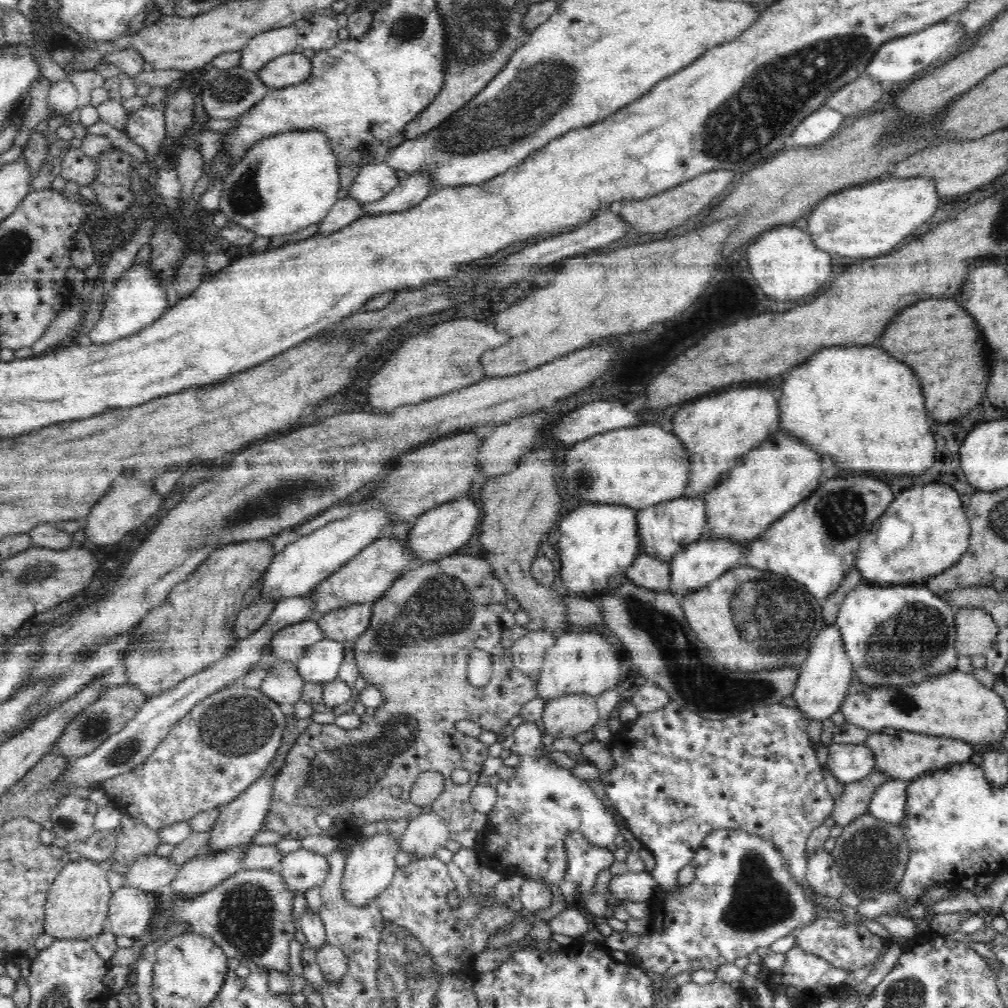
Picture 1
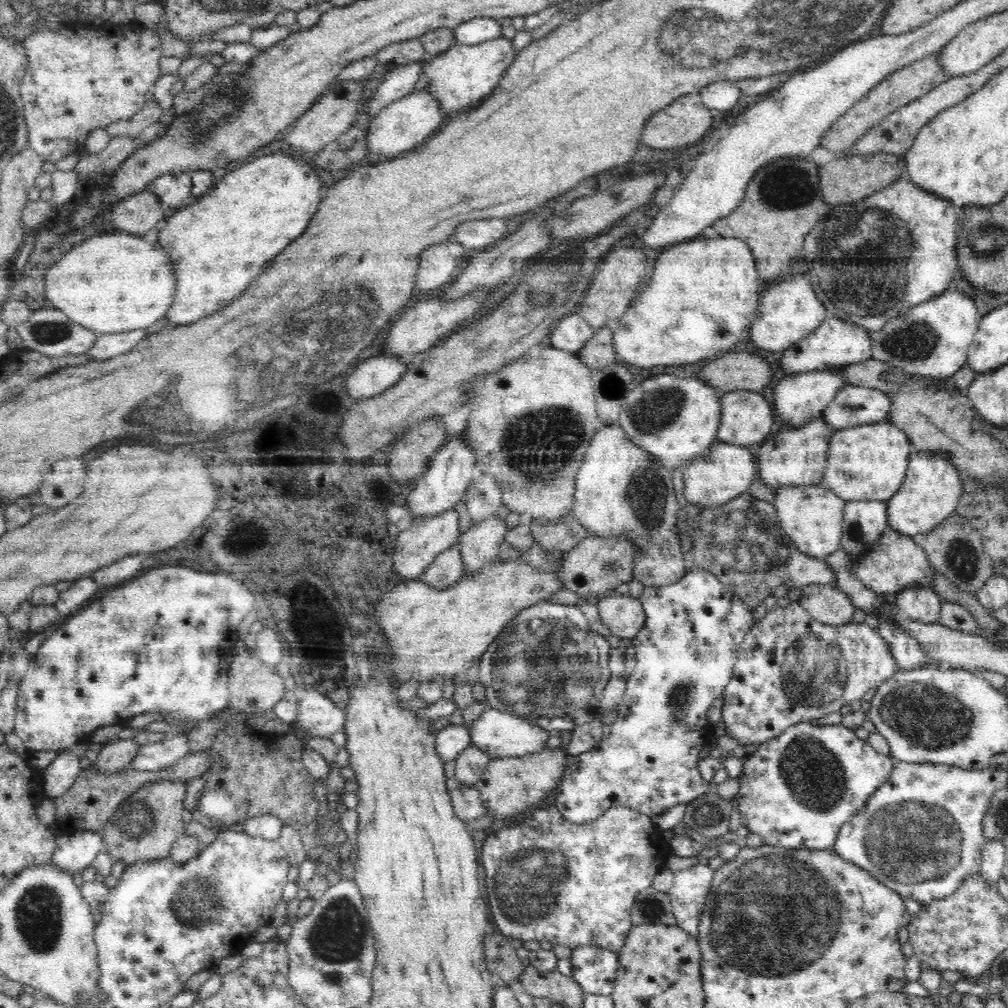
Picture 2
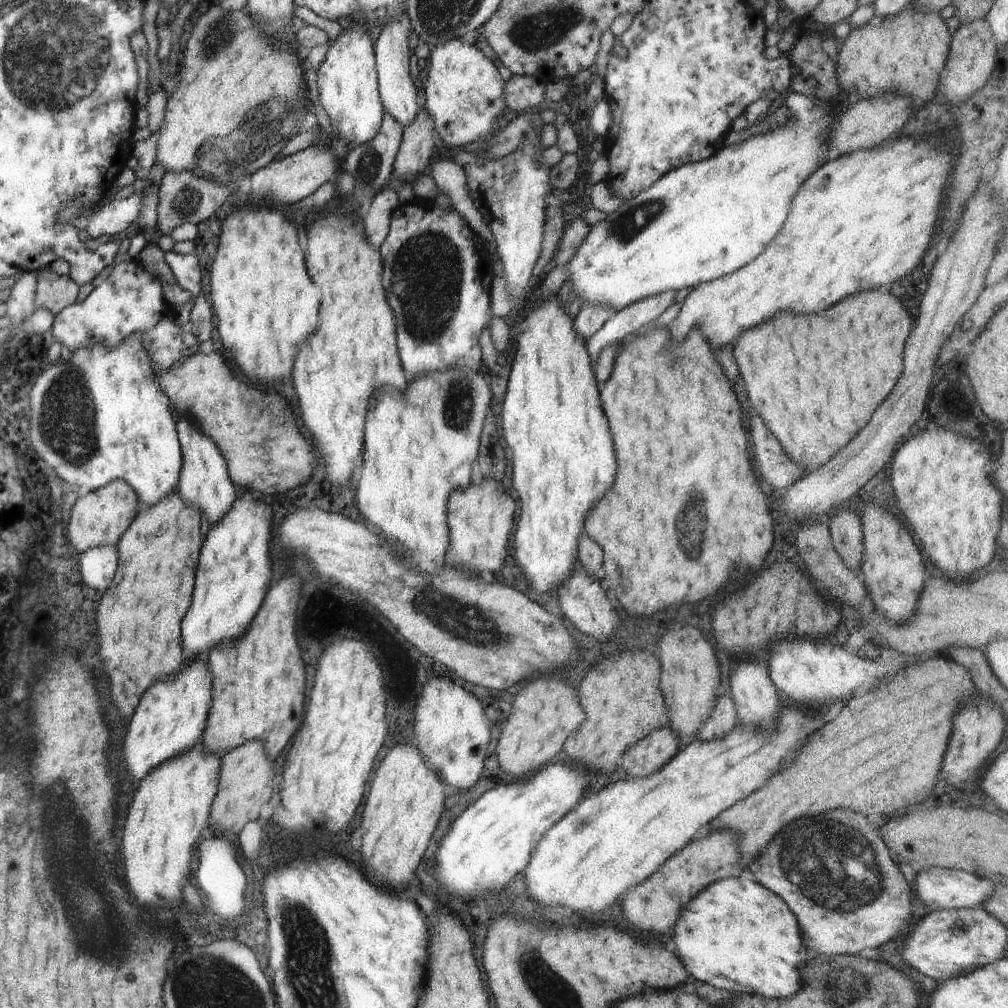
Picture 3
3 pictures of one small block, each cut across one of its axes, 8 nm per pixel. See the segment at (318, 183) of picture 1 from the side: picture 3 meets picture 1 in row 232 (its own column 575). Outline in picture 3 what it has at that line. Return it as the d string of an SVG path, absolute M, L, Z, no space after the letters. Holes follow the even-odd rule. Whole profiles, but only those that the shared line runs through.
M790 90L790 94L788 94L788 98L784 104L788 106L793 115L784 125L778 125L777 128L769 130L766 133L752 135L741 143L727 147L722 146L717 153L714 153L714 156L706 160L691 162L672 169L670 172L662 175L652 186L638 193L638 196L633 196L631 199L622 203L614 212L611 212L607 216L606 220L602 220L596 226L590 226L590 232L582 246L580 246L577 254L571 258L571 261L568 262L570 266L568 266L568 282L565 283L565 286L567 285L574 289L583 304L600 303L609 310L610 314L614 314L614 312L623 309L625 306L637 300L642 300L647 296L654 296L667 290L675 290L677 292L683 288L696 287L712 279L729 275L742 268L745 264L752 262L757 256L760 256L766 250L766 246L781 231L784 222L786 222L794 194L798 192L798 188L802 186L802 182L812 172L816 172L816 168L822 164L824 156L828 154L831 146L829 139L831 138L833 128L837 126L837 118L838 114L840 114L840 112L835 114L832 111L832 103L830 101L826 99L814 99L811 96L795 93L793 90Z

